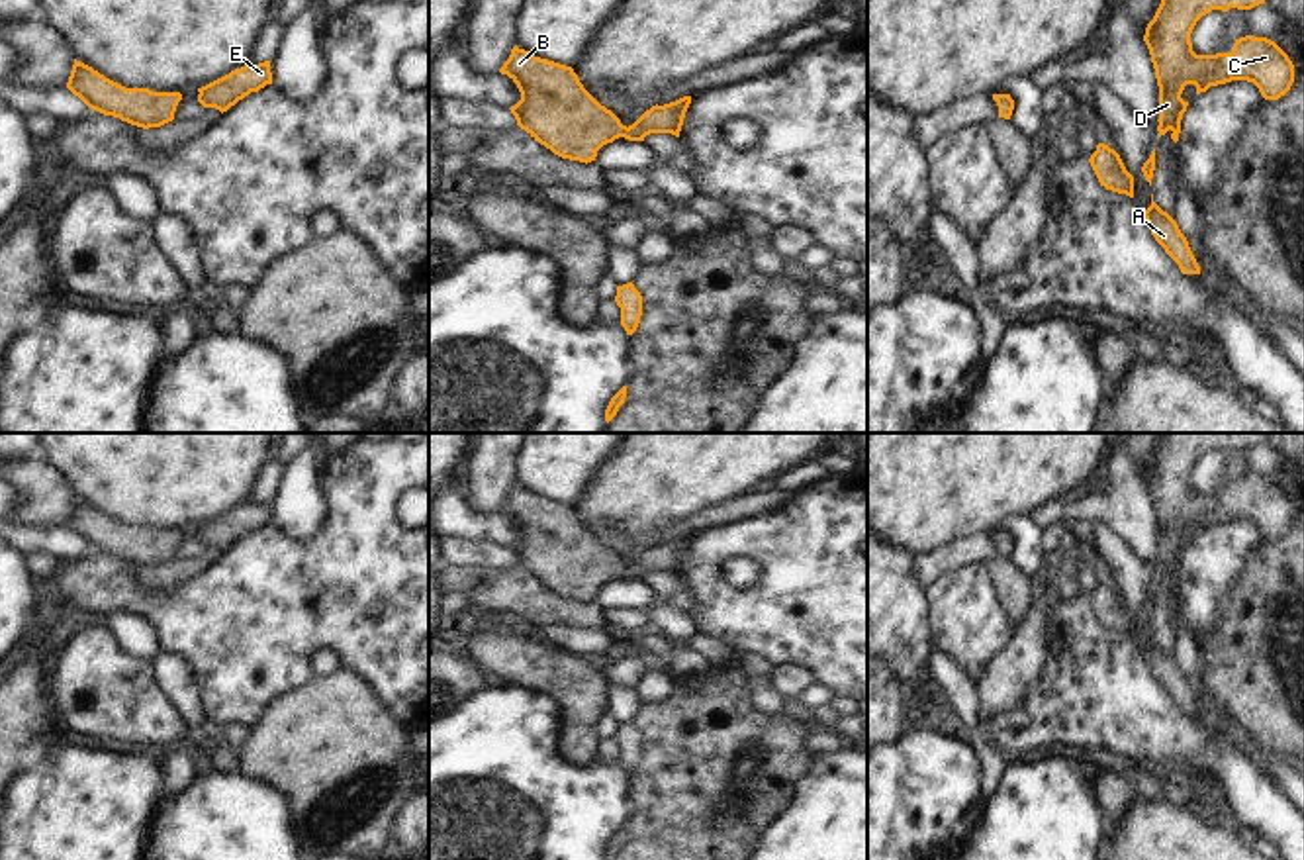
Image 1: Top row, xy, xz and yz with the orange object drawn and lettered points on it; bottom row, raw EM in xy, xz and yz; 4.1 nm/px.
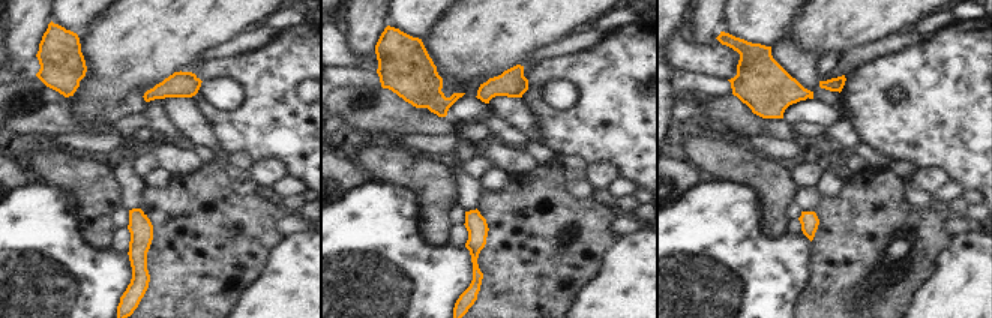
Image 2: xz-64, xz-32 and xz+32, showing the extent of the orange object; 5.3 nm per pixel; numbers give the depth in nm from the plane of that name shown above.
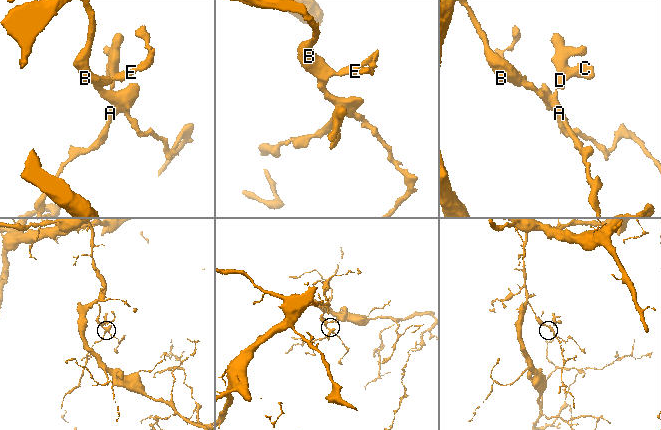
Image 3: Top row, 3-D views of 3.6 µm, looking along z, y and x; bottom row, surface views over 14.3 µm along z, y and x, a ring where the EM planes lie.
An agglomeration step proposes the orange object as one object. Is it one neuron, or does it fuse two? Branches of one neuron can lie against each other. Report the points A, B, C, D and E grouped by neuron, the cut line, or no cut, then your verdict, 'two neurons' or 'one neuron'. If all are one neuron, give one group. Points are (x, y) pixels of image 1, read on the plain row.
A B C D E; no cut; one neuron

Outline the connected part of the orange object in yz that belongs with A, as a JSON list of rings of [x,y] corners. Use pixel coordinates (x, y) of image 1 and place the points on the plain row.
[[[1151,633],[1151,645],[1141,648],[1147,666],[1165,692],[1179,703],[1183,713],[1200,713],[1200,705],[1188,686],[1187,676],[1181,672],[1177,660],[1163,650]]]

